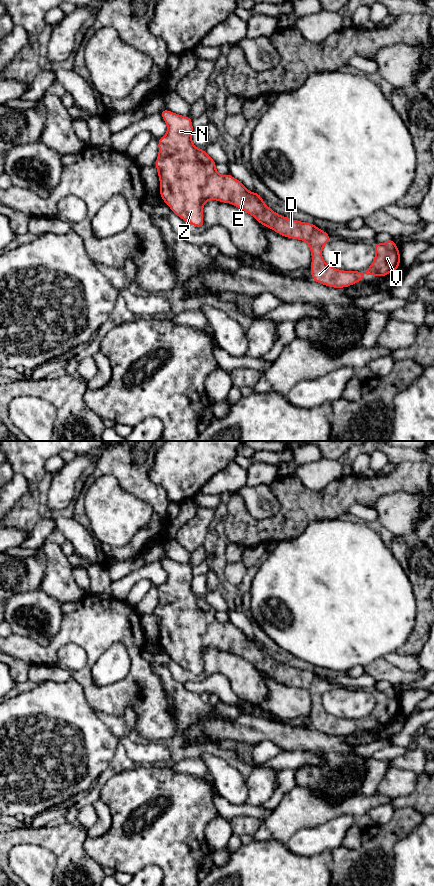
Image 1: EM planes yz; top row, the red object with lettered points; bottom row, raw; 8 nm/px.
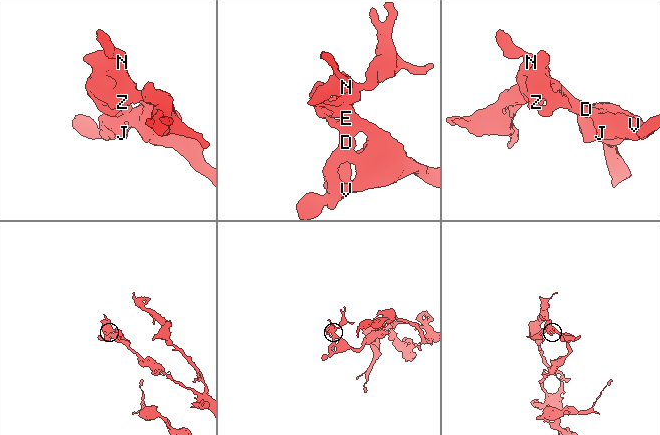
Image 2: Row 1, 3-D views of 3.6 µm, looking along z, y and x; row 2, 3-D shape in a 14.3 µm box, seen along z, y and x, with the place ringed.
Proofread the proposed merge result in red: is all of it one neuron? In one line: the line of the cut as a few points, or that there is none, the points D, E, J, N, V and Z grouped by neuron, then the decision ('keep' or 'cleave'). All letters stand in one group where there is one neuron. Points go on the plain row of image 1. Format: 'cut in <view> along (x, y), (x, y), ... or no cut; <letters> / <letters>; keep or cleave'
no cut; D E J N V Z; keep

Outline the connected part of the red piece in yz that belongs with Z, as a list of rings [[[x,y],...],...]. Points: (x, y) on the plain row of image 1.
[[[167,557],[160,558],[161,565],[168,575],[167,581],[158,587],[159,602],[155,614],[160,630],[160,645],[171,659],[185,670],[197,676],[204,676],[203,654],[209,648],[232,652],[255,666],[263,674],[275,678],[277,682],[291,687],[305,689],[311,698],[312,728],[331,736],[346,736],[359,731],[364,726],[362,719],[338,718],[328,713],[322,705],[322,697],[332,686],[328,681],[313,671],[297,669],[277,662],[267,654],[261,643],[249,640],[240,628],[230,621],[219,623],[216,610],[205,598],[196,596],[192,589],[192,566],[173,561]]]

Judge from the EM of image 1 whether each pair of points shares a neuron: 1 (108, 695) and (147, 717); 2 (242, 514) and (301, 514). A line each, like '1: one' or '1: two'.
1: one
2: one

